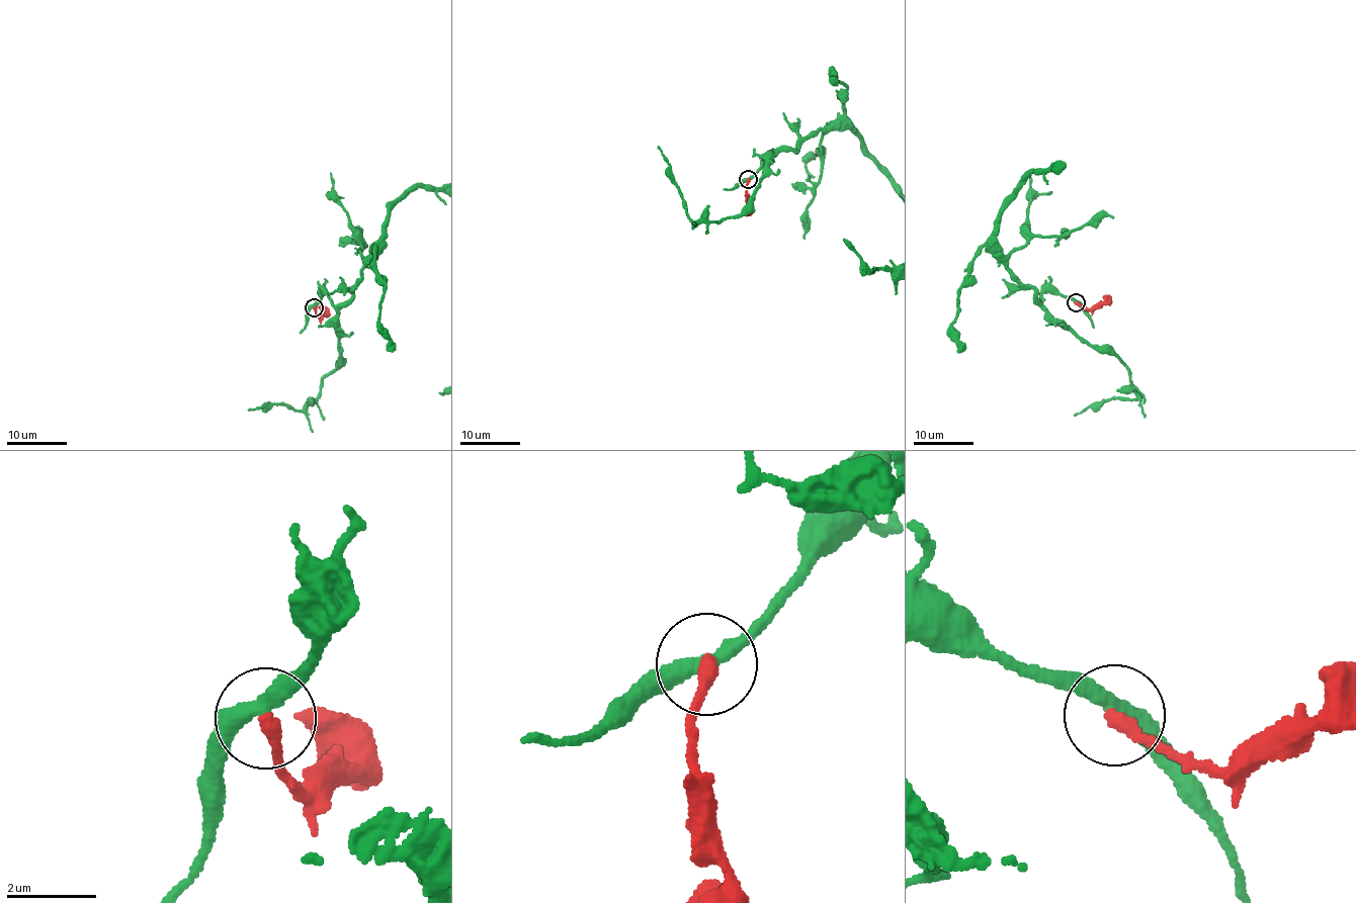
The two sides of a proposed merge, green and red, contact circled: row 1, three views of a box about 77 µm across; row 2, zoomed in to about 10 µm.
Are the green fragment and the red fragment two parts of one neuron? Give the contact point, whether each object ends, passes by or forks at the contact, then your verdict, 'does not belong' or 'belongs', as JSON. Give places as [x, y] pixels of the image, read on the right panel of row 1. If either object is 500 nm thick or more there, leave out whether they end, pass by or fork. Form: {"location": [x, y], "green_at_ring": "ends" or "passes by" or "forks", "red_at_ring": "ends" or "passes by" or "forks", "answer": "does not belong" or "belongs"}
{"location": [1076, 302], "green_at_ring": "passes by", "red_at_ring": "ends", "answer": "does not belong"}

